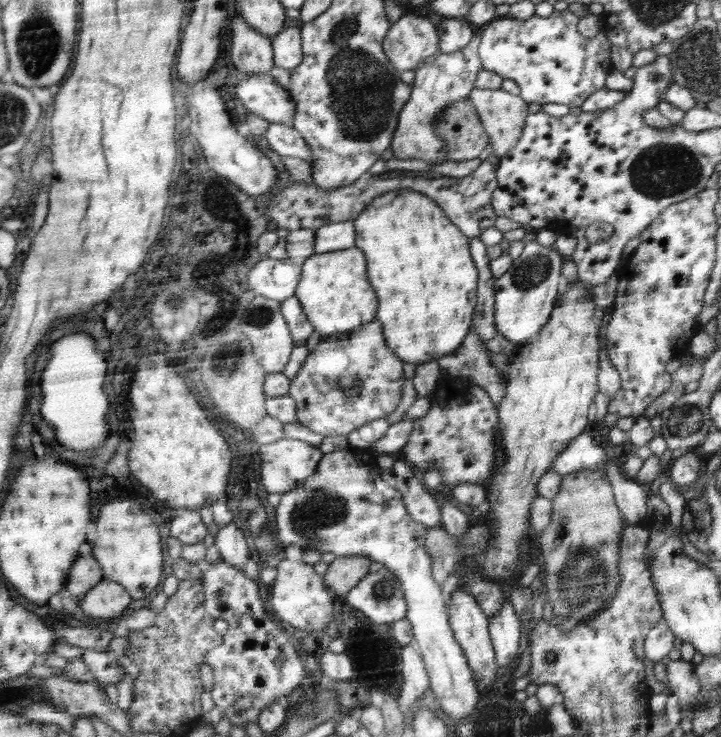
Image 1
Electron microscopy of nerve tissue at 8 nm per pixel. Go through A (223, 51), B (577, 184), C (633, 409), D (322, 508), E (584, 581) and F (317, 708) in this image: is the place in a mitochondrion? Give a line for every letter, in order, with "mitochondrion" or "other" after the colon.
A: other
B: other
C: other
D: mitochondrion
E: mitochondrion
F: mitochondrion

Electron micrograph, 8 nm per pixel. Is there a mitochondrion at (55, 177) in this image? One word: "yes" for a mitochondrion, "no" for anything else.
no

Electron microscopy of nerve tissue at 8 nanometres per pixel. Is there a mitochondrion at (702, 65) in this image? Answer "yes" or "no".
yes

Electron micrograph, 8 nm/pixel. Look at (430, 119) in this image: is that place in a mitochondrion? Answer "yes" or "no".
yes

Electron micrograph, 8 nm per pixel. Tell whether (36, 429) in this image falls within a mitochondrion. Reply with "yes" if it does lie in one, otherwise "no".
no

